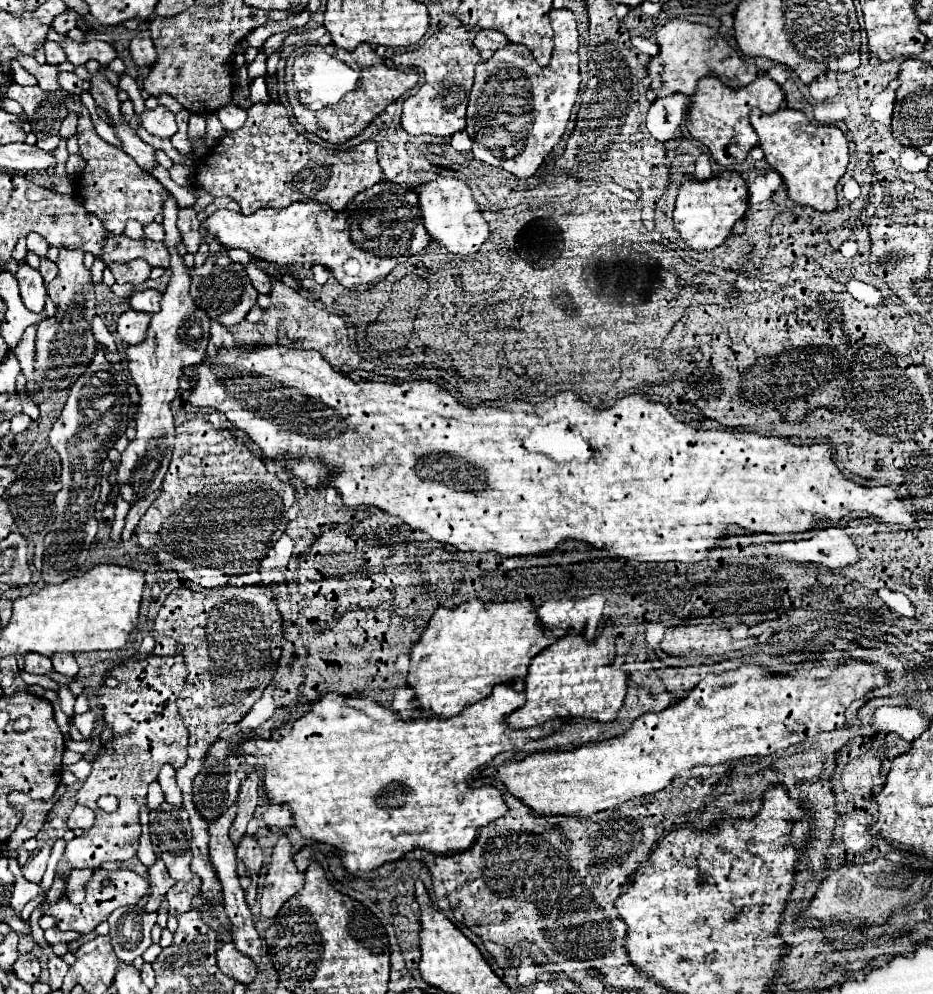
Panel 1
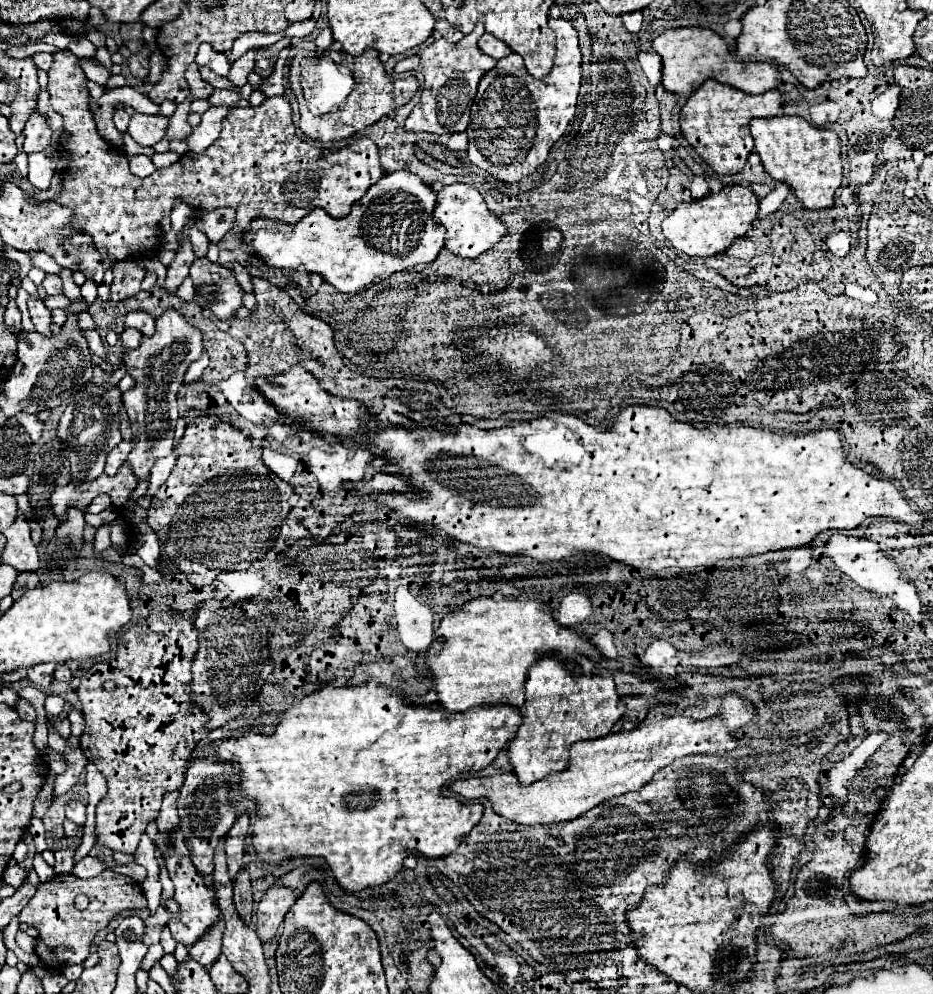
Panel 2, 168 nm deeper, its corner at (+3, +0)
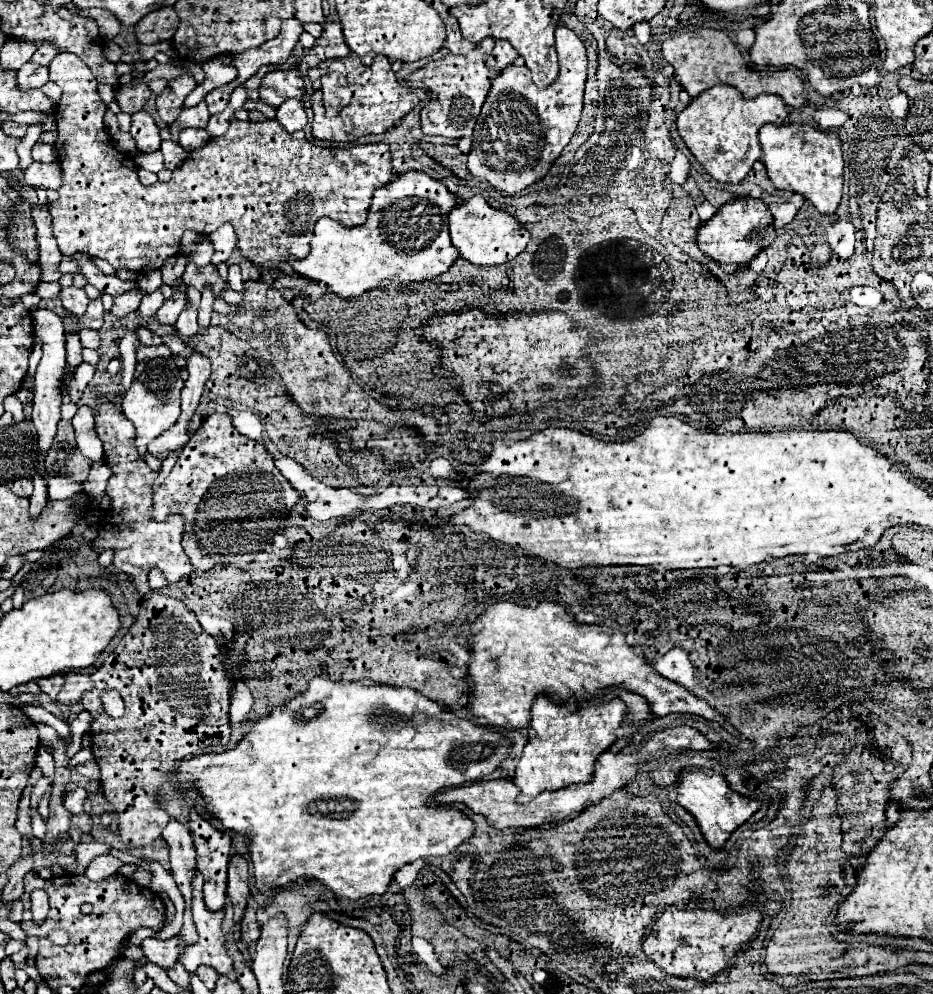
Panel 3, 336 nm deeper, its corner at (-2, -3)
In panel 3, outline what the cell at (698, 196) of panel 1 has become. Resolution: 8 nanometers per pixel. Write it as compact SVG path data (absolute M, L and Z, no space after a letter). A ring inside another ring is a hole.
M738 198L718 208L714 218L698 228L696 244L706 256L710 256L720 264L748 266L758 252L762 252L774 242L774 238L776 232L774 232L774 218L770 208L762 200Z

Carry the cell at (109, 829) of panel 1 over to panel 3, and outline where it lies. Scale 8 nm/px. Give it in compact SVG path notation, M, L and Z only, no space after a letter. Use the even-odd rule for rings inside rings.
M132 788L132 792L116 792L116 796L108 800L116 810L118 832L126 846L152 844L170 822L164 808L130 808L138 796L144 796L144 792Z

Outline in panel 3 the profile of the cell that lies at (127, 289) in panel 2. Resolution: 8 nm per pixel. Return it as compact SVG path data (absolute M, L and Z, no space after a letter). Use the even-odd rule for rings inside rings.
M128 292L128 294L124 294L124 296L118 296L118 298L114 298L114 306L112 306L110 312L112 312L116 318L124 318L126 314L138 310L140 300L142 300L142 294L140 294L140 292Z

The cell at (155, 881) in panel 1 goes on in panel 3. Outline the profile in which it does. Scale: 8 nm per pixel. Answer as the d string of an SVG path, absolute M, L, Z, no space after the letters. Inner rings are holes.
M180 936L170 938L170 940L156 940L156 938L146 938L142 942L142 950L146 954L146 958L152 964L158 964L164 970L174 968L174 964L178 962L180 954L184 952L184 942Z

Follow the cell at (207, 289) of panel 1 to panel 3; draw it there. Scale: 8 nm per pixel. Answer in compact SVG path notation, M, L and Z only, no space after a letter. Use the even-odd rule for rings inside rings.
M188 260L188 264L186 264L186 270L182 274L182 282L186 286L194 286L196 290L204 290L206 286L212 286L216 298L220 298L222 290L228 286L226 282L222 282L218 270L212 264L196 266L192 260Z

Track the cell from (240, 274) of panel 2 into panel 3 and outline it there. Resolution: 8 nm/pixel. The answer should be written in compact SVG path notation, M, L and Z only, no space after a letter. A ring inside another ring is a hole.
M230 266L230 272L228 272L228 286L234 290L234 292L242 292L244 290L244 282L242 282L242 276L240 276L240 266Z

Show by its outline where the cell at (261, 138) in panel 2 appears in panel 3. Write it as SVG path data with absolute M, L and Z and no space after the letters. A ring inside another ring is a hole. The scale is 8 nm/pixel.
M62 52L56 54L48 70L50 80L62 88L62 98L56 108L56 150L62 164L62 186L58 188L58 202L50 204L48 212L52 216L54 238L64 256L82 252L92 258L102 258L114 268L152 272L160 270L166 258L178 254L184 230L212 234L216 228L230 222L238 234L238 248L243 257L270 272L278 270L290 256L298 260L308 256L318 218L328 216L344 226L364 224L374 188L382 188L394 180L388 144L364 144L368 150L328 149L308 142L303 131L288 134L276 120L252 122L252 132L248 132L248 120L232 120L224 136L212 138L204 148L190 152L182 166L172 172L170 182L144 186L136 176L136 164L126 154L118 152L106 136L104 112L108 106L98 96L98 82L90 68L78 56Z

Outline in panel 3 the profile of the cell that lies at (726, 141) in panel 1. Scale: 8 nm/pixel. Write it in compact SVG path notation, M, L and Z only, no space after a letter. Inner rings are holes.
M716 84L710 90L702 92L700 96L696 96L676 118L676 130L680 134L680 138L684 140L684 144L688 146L688 150L694 154L694 158L702 164L702 168L718 182L724 184L738 184L742 182L748 172L752 170L752 164L761 159L761 147L758 140L758 131L764 124L784 124L788 116L786 104L784 100L780 100L780 96L776 94L760 94L758 98L746 100L740 96L740 92L732 86L726 84Z

